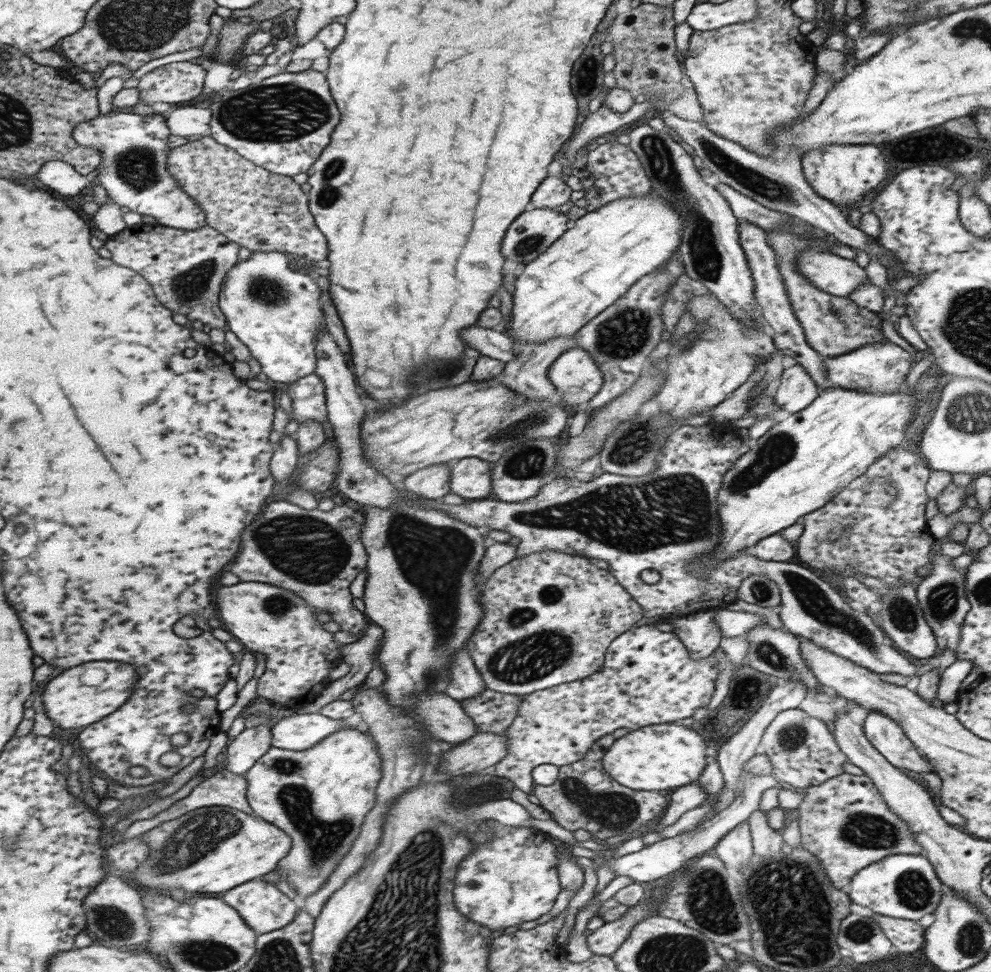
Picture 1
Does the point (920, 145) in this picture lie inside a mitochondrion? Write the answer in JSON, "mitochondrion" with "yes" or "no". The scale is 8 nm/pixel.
{"mitochondrion":"no"}

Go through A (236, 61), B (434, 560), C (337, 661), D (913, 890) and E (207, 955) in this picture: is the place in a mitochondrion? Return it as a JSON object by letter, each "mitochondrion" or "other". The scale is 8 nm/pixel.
{"A":"other","B":"mitochondrion","C":"other","D":"mitochondrion","E":"mitochondrion"}

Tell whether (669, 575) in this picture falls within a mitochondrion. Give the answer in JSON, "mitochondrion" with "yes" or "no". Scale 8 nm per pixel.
{"mitochondrion":"no"}

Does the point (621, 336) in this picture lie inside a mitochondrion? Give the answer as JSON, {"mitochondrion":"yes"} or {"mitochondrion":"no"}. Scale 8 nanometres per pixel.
{"mitochondrion":"yes"}

